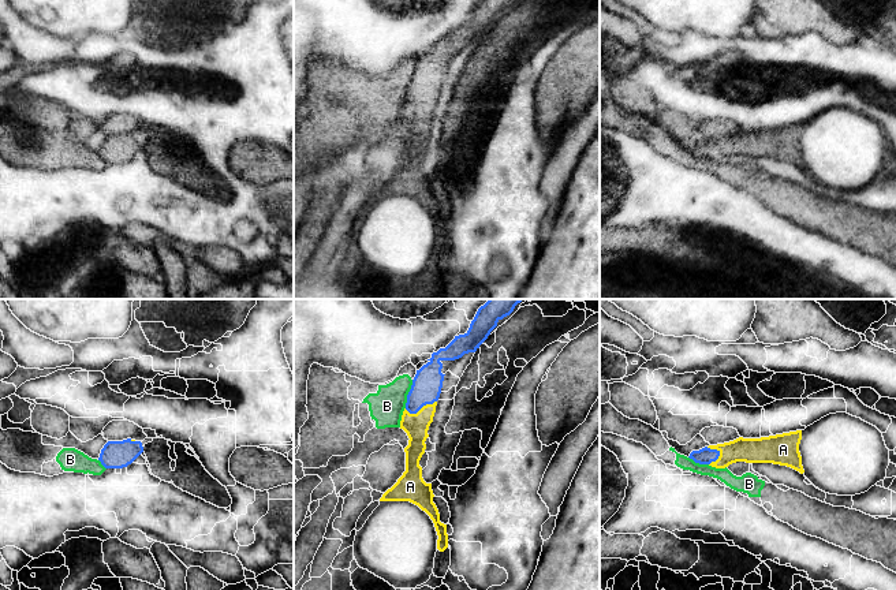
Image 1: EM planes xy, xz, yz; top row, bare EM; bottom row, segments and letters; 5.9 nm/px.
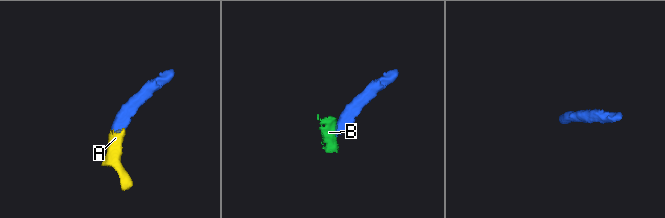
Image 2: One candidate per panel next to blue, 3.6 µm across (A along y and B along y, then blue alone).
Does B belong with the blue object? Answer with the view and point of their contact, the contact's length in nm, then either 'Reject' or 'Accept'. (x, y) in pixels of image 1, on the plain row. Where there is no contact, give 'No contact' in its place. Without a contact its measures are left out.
Touches blue at xz (409, 88). Shared border 180 nm. Reject

